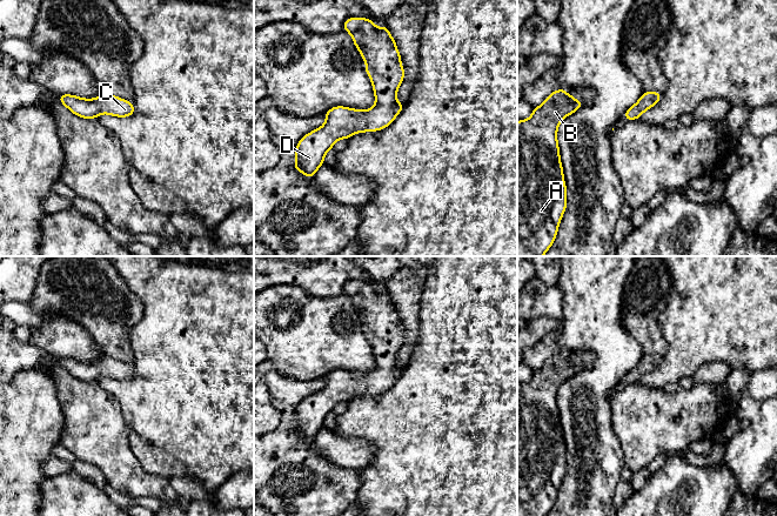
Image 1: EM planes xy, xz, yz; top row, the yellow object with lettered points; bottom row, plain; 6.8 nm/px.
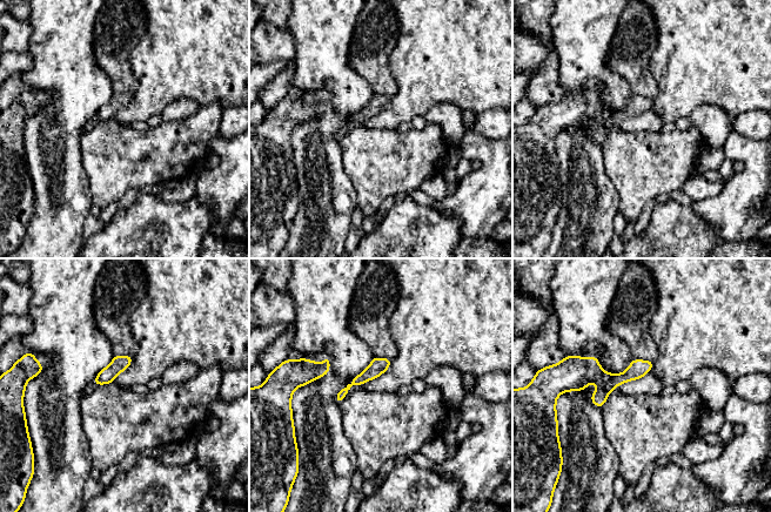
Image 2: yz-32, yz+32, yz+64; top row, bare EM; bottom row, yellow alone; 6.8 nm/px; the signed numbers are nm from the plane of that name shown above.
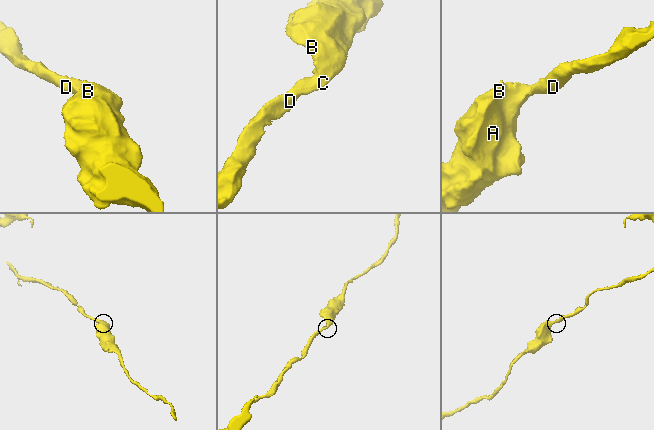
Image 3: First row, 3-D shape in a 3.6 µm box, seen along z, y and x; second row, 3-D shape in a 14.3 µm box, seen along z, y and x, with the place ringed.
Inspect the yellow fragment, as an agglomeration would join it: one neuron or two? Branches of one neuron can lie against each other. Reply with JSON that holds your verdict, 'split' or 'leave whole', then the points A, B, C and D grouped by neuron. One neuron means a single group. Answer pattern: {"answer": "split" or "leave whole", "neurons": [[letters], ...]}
{"answer": "leave whole", "neurons": [["A", "B", "C", "D"]]}

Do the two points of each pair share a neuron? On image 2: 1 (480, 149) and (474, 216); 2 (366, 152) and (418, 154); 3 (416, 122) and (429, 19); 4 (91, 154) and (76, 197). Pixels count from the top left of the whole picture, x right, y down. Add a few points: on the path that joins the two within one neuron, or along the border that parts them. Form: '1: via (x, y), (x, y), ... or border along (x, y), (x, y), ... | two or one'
1: via (485, 166), (485, 196), (483, 200) | one
2: via (379, 154), (406, 154) | one
3: border along (423, 115), (416, 115), (409, 121) | two
4: border along (79, 146), (82, 169), (88, 181), (92, 200) | two

